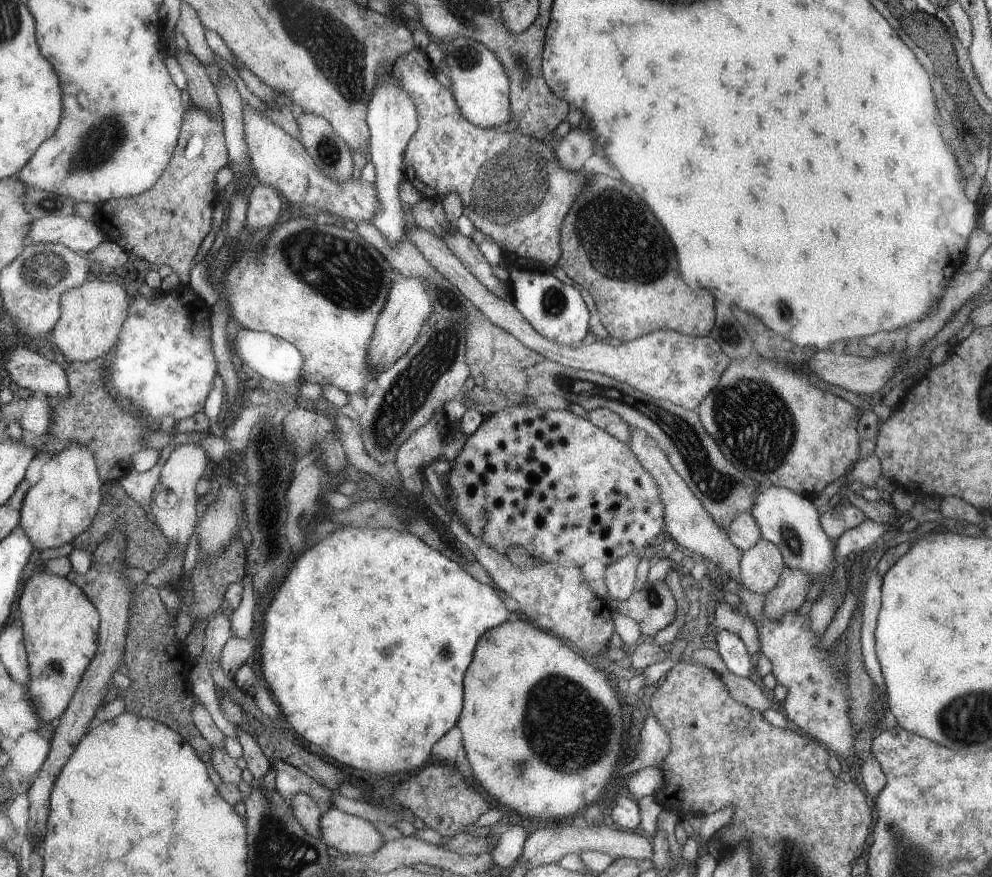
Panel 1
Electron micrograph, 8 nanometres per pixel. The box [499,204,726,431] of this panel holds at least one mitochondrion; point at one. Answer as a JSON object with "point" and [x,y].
{"point":[554,301]}

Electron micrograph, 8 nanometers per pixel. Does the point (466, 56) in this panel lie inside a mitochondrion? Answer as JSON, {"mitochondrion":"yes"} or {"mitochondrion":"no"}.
{"mitochondrion":"yes"}

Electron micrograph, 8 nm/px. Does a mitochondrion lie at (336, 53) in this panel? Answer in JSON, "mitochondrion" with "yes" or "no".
{"mitochondrion":"yes"}

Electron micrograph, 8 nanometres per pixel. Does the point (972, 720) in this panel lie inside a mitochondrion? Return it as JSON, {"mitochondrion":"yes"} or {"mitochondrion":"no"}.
{"mitochondrion":"yes"}

